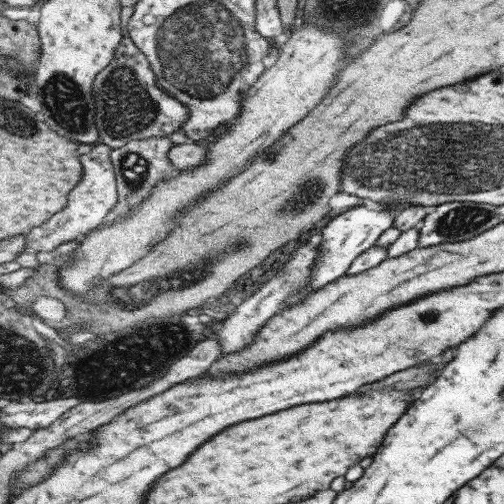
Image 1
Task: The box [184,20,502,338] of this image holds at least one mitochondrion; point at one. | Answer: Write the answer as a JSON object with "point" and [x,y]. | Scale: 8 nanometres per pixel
{"point":[459,221]}

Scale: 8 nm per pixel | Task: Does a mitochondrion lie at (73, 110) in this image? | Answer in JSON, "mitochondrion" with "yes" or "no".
{"mitochondrion":"yes"}

